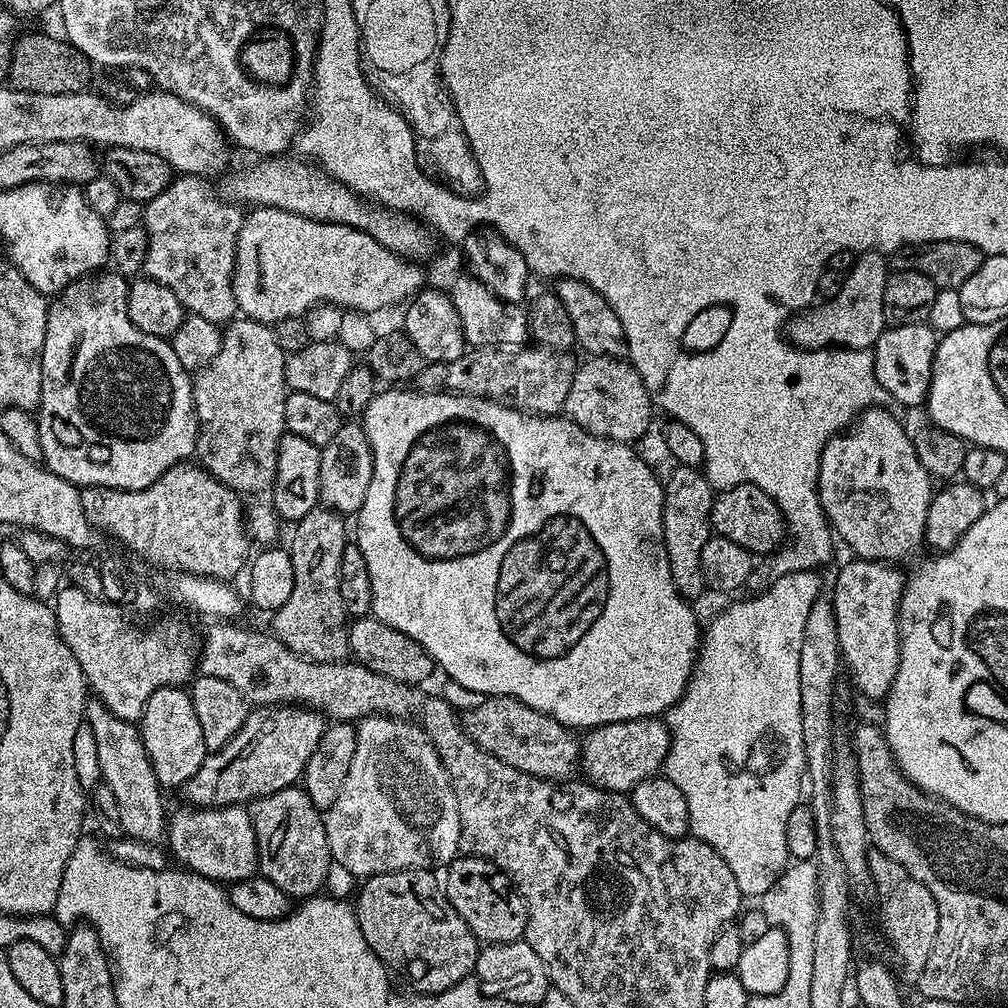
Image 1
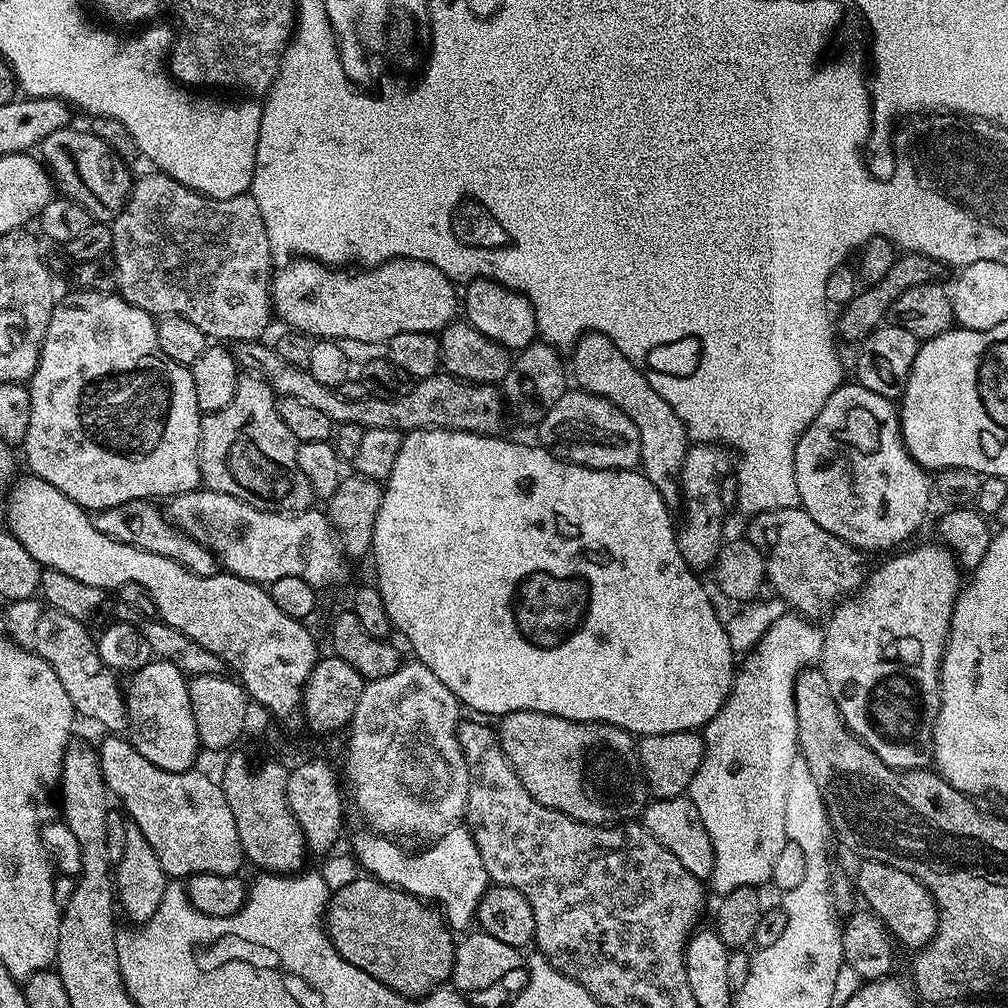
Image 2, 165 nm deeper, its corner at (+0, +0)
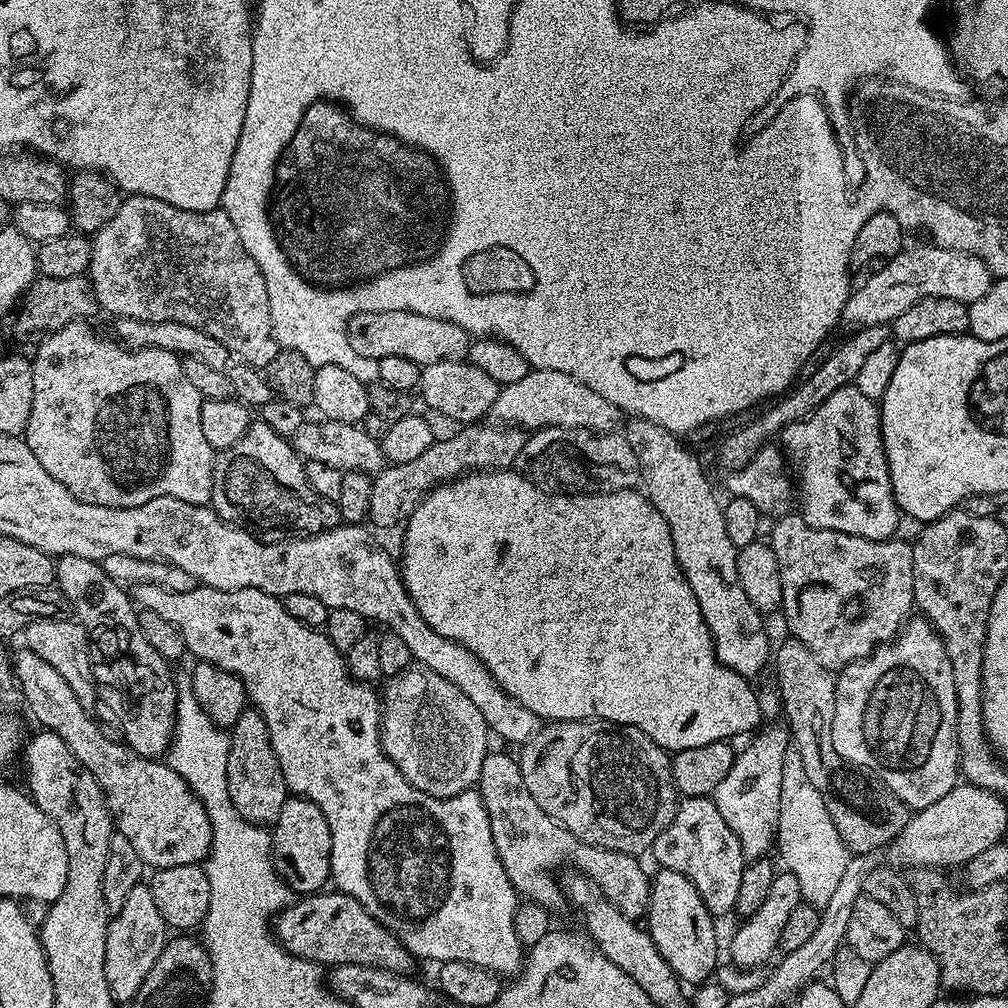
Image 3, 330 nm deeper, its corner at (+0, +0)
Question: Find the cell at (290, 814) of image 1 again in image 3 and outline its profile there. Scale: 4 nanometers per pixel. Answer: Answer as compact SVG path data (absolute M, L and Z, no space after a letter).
M246 710L230 729L226 782L230 790L230 802L234 802L234 810L238 810L246 822L261 826L275 824L290 793L282 778L282 766L274 754L274 746L270 746L270 734L260 712Z

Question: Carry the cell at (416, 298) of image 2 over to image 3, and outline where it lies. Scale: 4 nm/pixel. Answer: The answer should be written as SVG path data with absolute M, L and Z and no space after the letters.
M406 310L385 312L359 312L348 324L348 341L361 361L379 362L382 358L410 358L418 365L433 364L443 360L462 360L467 357L470 337L462 326L452 320L428 318Z

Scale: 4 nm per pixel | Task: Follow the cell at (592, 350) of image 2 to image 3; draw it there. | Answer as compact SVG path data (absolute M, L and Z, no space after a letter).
M632 418L627 422L629 424L624 430L624 437L630 442L639 460L641 487L654 508L662 514L662 518L666 518L666 526L670 526L670 538L674 542L678 566L686 578L688 590L694 594L696 609L702 614L705 629L712 635L714 655L726 665L729 672L735 672L737 677L758 675L770 664L768 632L764 629L765 617L752 605L750 598L746 598L746 590L742 590L742 582L738 582L738 549L726 534L721 501L717 500L699 460L690 452L692 450L689 447L682 448L679 442L681 439L675 433L649 420Z

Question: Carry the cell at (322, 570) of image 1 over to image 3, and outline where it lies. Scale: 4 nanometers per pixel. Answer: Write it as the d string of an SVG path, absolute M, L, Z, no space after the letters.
M477 422L461 427L456 430L460 432L446 437L445 440L433 439L430 450L423 452L419 458L405 464L388 464L381 468L371 477L372 489L367 519L380 528L388 528L391 524L403 525L408 515L437 484L469 472L511 469L524 445L525 433L515 426L488 423Z

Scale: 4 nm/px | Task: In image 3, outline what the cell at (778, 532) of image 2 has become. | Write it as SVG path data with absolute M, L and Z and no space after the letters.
M789 514L777 516L770 524L770 543L774 550L774 558L778 558L778 574L782 574L782 613L788 628L795 639L802 641L829 670L839 670L846 665L854 663L855 660L865 660L871 656L873 648L888 643L896 637L896 633L904 627L906 621L913 615L916 599L914 598L914 554L912 544L901 538L889 538L887 540L871 540L854 534L846 534L829 528L815 528L804 521L803 515Z

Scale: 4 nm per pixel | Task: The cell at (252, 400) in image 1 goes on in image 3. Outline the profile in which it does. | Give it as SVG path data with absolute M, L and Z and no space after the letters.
M263 422L249 423L246 434L234 446L215 453L210 506L227 524L246 530L267 544L340 527L338 504L324 500L312 489L304 466L305 461L285 437Z

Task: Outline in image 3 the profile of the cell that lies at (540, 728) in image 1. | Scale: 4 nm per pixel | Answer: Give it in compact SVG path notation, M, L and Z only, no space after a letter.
M558 720L541 726L522 745L519 752L518 763L522 774L522 782L526 782L526 790L530 790L530 798L534 798L534 802L538 802L538 806L542 806L542 810L550 818L554 818L560 823L560 827L565 828L571 836L575 836L577 840L584 844L593 844L599 848L621 852L627 856L639 857L641 855L640 852L647 853L651 849L654 838L658 838L660 831L666 826L670 826L670 822L674 818L678 803L678 793L676 783L672 777L672 761L669 753L664 753L667 751L661 745L655 744L649 736L642 734L640 728L626 726L622 722L615 720Z

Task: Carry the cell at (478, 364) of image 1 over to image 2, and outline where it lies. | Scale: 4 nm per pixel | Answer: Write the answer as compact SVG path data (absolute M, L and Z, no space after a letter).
M237 340L231 345L230 351L237 365L247 375L259 376L266 381L277 397L298 398L298 402L303 402L314 410L322 410L322 414L330 417L336 426L357 423L365 430L392 428L401 434L412 432L415 428L449 428L455 432L481 434L496 434L501 431L500 419L504 416L504 404L500 401L501 389L491 384L469 384L455 376L437 374L416 380L409 392L401 391L389 396L369 394L364 400L350 401L340 390L318 382L307 367L284 361L276 353L275 347L268 345L267 348L260 340Z

